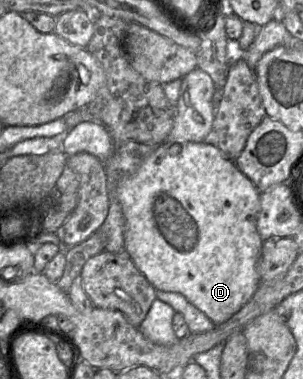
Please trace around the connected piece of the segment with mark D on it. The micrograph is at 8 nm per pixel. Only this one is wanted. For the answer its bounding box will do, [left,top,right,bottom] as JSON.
[116,142,263,326]

